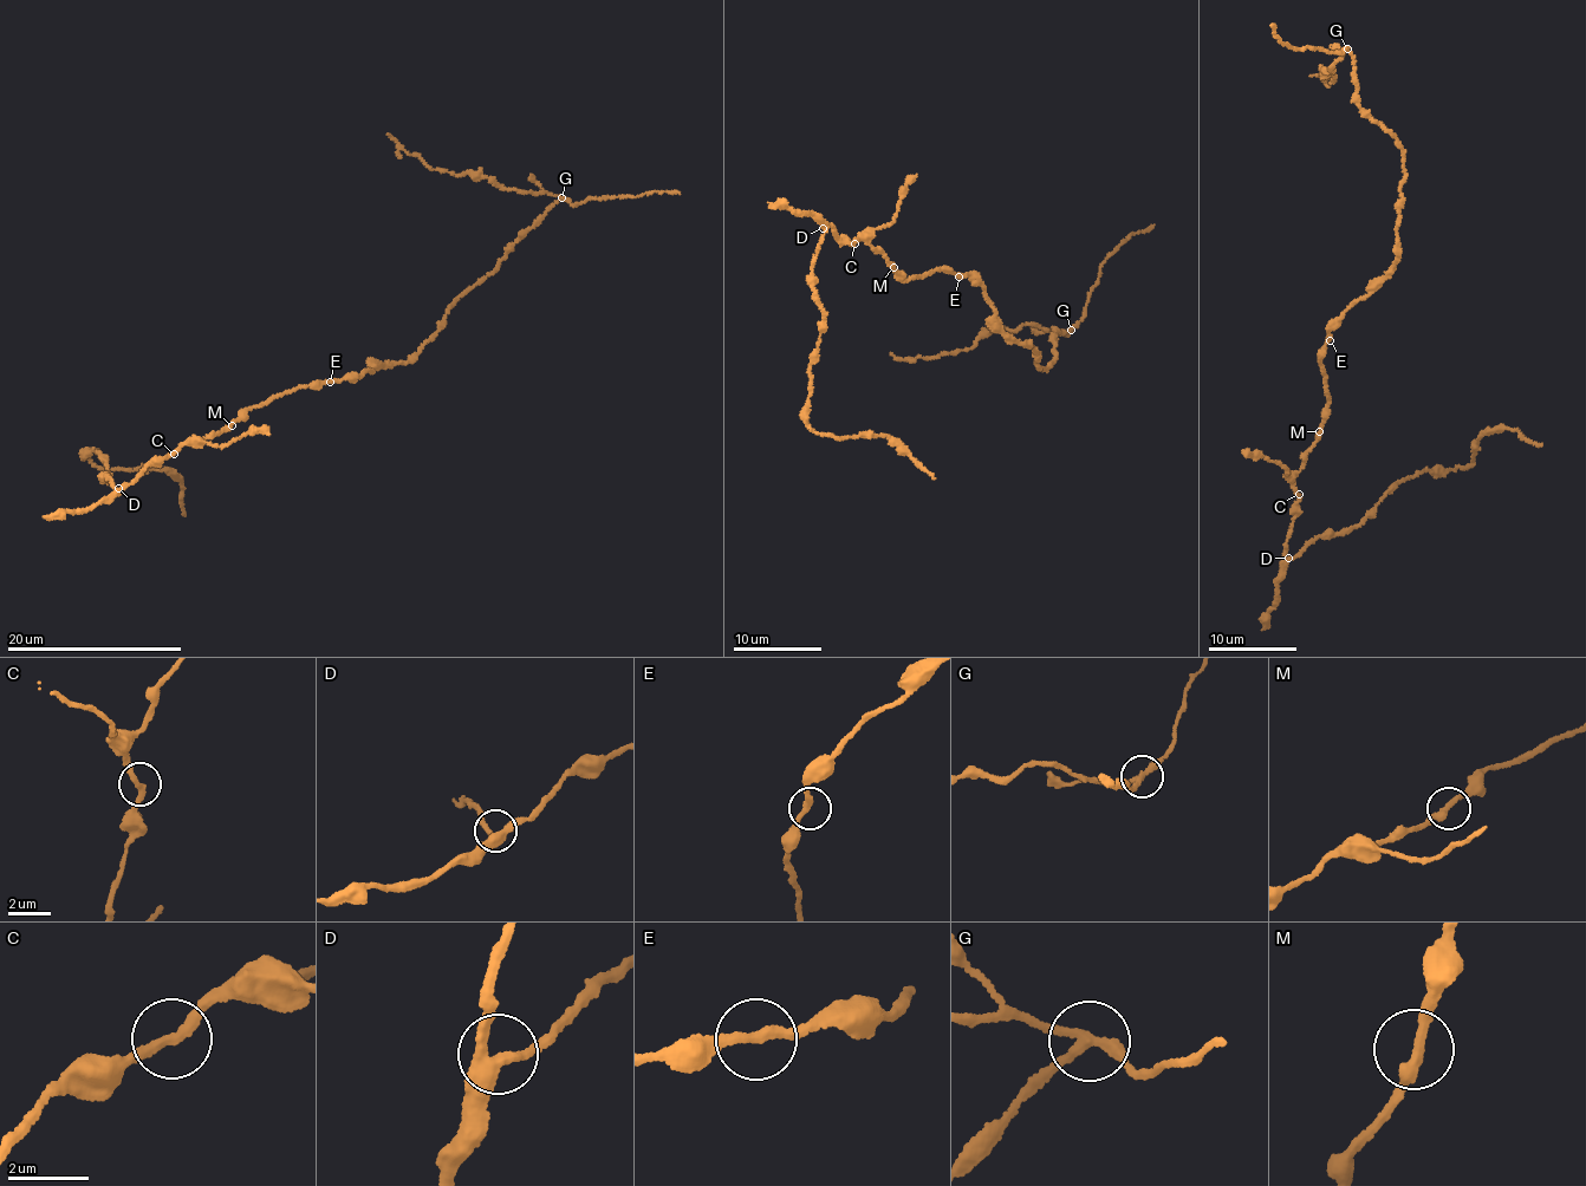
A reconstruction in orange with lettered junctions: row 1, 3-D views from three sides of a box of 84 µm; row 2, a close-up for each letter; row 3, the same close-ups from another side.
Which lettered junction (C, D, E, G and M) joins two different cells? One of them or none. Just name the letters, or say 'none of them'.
G

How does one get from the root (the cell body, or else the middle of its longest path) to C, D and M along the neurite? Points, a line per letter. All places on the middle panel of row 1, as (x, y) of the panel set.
C: (931, 273), (903, 279), (882, 253), (864, 240), (855, 243)
D: (931, 273), (903, 279), (882, 253), (864, 240), (850, 243), (840, 240), (830, 225), (823, 228)
M: (931, 273), (905, 279), (894, 267)

